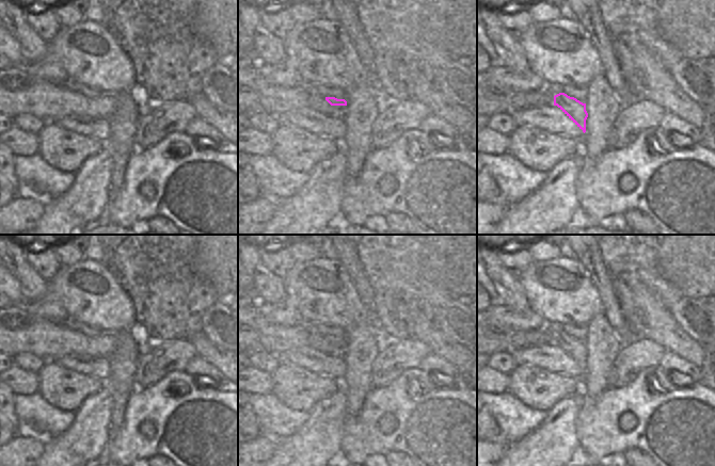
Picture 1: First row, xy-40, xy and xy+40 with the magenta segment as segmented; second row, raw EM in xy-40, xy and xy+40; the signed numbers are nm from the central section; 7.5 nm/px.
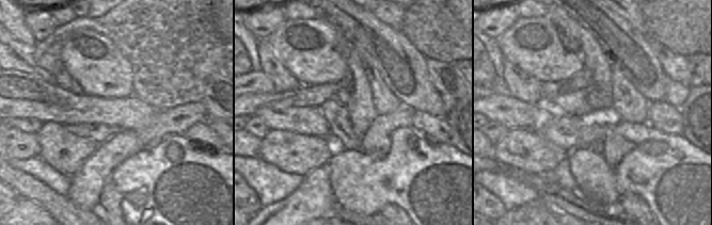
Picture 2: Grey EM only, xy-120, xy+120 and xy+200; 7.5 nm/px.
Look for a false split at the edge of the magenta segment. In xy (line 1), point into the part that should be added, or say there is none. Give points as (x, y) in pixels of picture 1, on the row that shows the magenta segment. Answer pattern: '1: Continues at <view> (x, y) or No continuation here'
1: No continuation here

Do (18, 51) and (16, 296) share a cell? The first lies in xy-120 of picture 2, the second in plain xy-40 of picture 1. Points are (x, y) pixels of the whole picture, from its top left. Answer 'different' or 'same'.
same

